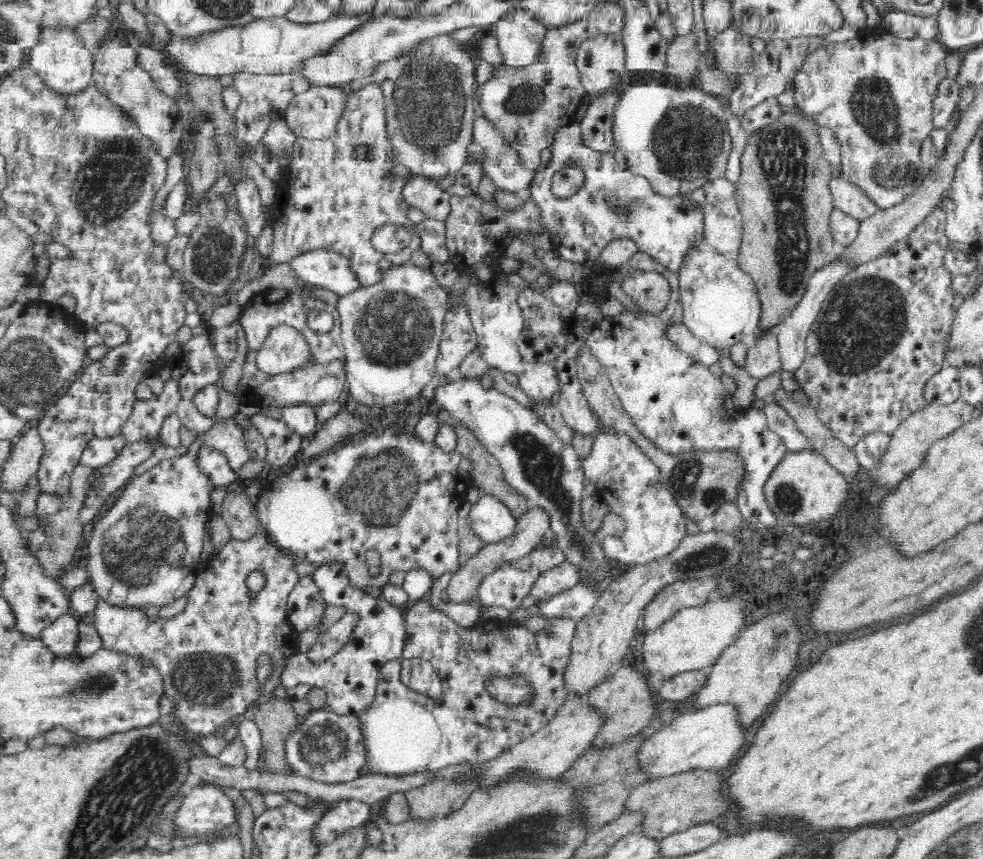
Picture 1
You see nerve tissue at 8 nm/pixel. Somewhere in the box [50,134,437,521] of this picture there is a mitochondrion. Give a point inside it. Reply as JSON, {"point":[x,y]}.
{"point":[113,187]}

